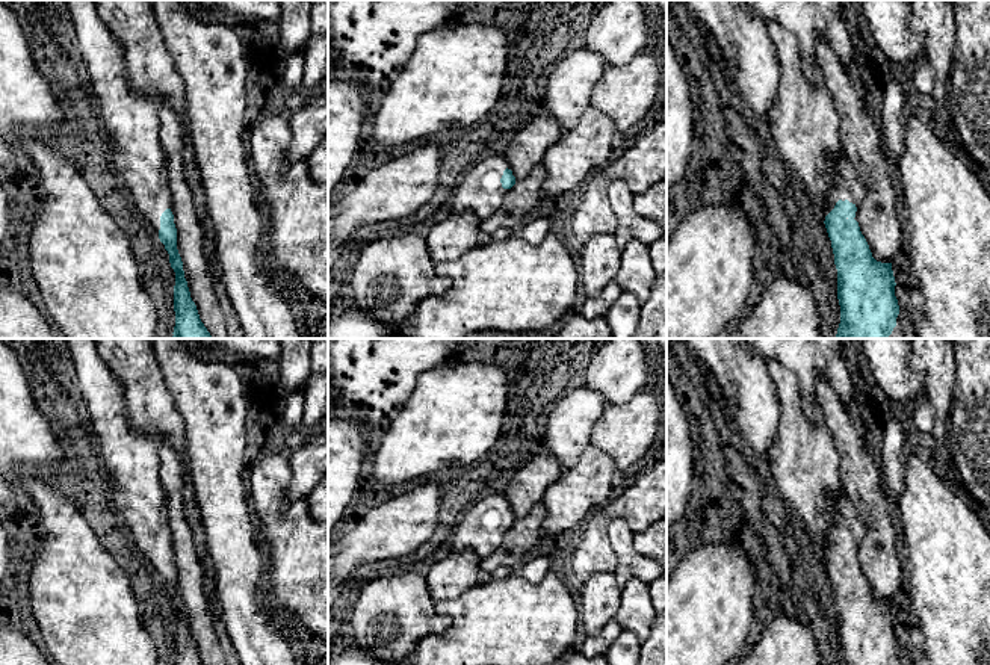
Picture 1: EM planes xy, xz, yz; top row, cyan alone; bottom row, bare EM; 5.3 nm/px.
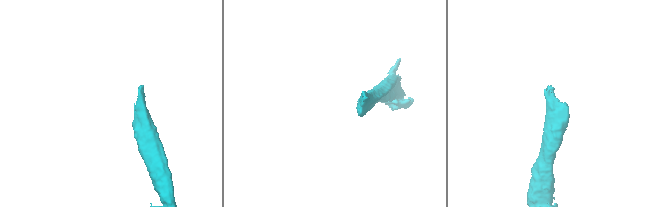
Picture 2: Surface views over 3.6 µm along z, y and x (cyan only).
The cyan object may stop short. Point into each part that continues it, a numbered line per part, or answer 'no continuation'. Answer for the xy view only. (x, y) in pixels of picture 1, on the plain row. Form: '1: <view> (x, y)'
1: xy (130, 460)

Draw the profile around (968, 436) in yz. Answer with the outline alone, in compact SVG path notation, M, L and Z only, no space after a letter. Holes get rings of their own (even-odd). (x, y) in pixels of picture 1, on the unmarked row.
M948 339L954 351L946 462L960 473L960 491L990 508L990 339Z

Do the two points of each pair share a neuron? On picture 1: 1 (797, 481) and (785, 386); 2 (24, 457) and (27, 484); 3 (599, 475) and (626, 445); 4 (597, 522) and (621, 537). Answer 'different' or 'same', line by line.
1: same
2: different
3: different
4: different

